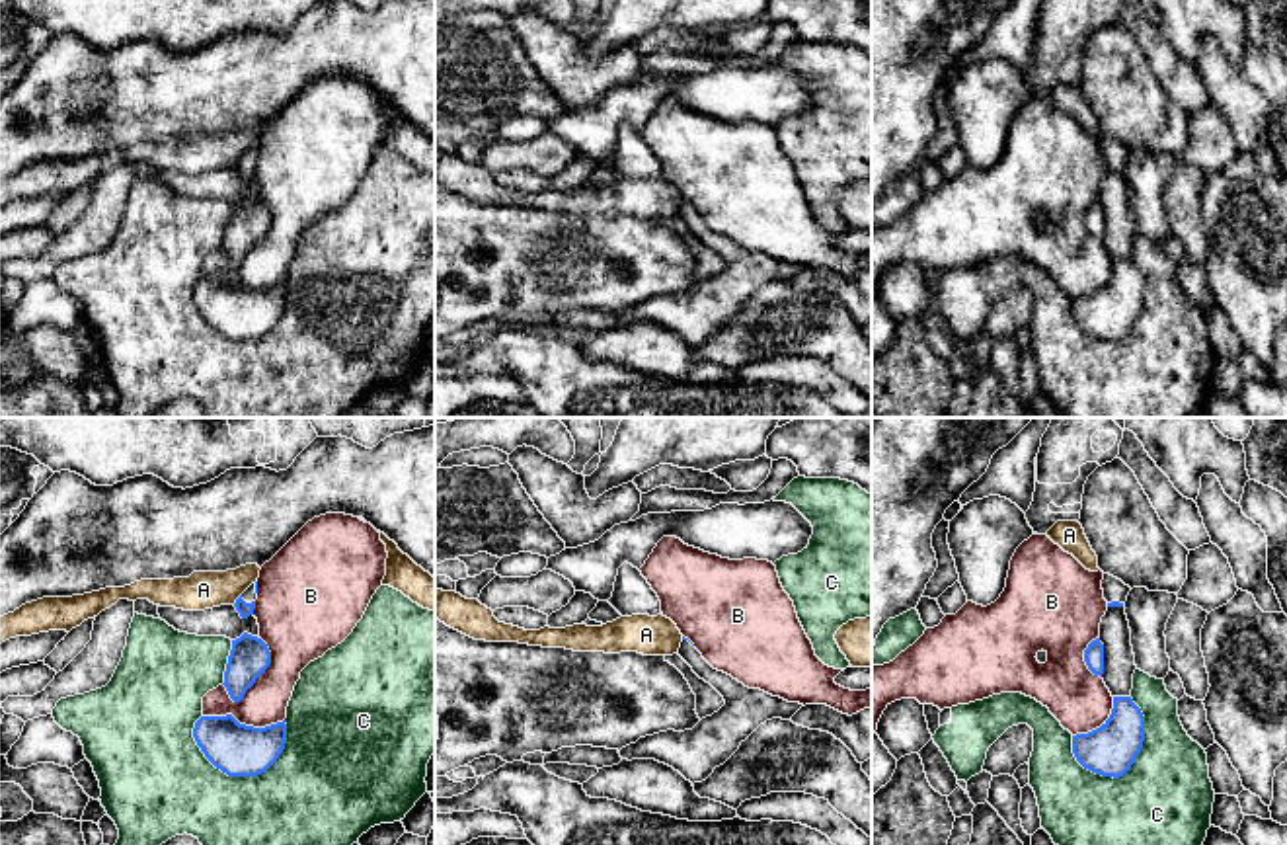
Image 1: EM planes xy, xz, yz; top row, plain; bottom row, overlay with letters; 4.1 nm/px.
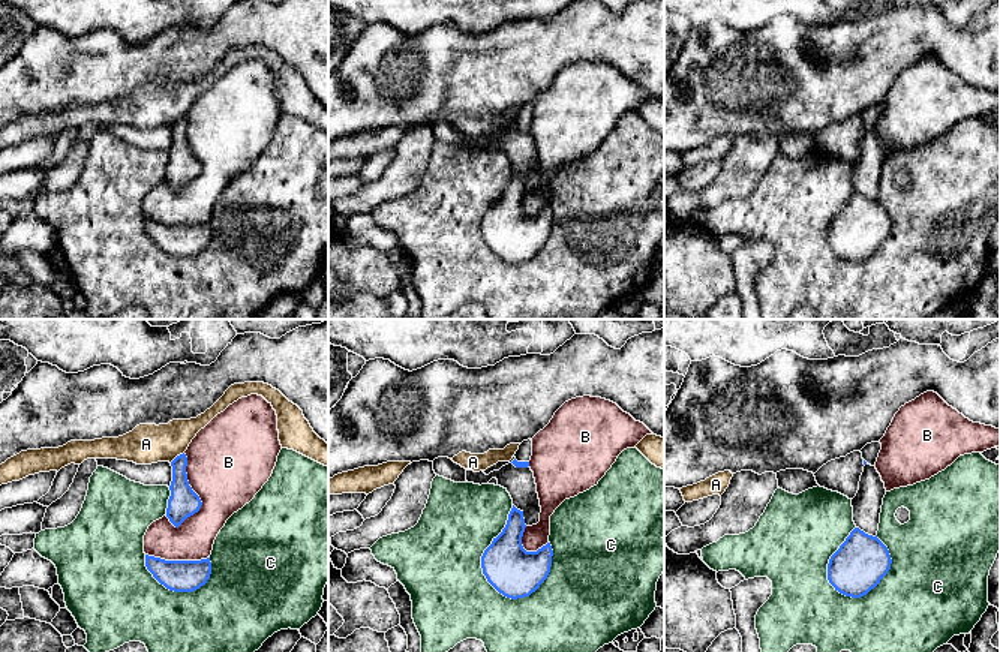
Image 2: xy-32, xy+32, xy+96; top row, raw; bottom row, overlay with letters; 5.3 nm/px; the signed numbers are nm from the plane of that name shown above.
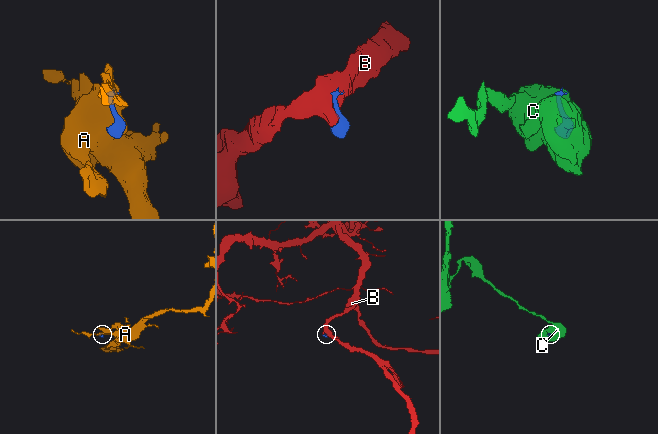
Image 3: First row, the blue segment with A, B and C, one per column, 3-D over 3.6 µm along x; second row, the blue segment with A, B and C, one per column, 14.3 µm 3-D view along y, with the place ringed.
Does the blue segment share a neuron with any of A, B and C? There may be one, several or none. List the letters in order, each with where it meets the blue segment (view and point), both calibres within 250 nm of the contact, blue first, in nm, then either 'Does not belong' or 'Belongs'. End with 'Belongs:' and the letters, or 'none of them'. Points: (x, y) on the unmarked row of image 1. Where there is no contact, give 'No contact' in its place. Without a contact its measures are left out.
A: Touches blue at xy (236, 162). Thickness 60 nm (blue) against 160 nm. Does not belong
B: Touches blue at xy (264, 235). Thickness 160 nm (blue) against 320 nm. Does not belong
C: Touches blue at xy (233, 338). Thickness 220 nm (blue) against 440 nm. Does not belong
Belongs: none of them

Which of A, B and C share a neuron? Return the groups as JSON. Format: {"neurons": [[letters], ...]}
{"neurons": [["A"], ["B"], ["C"]]}

